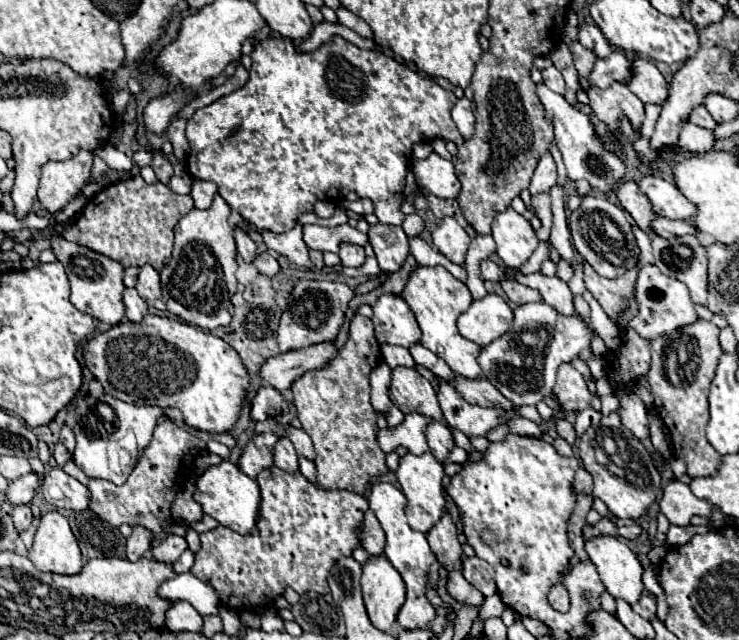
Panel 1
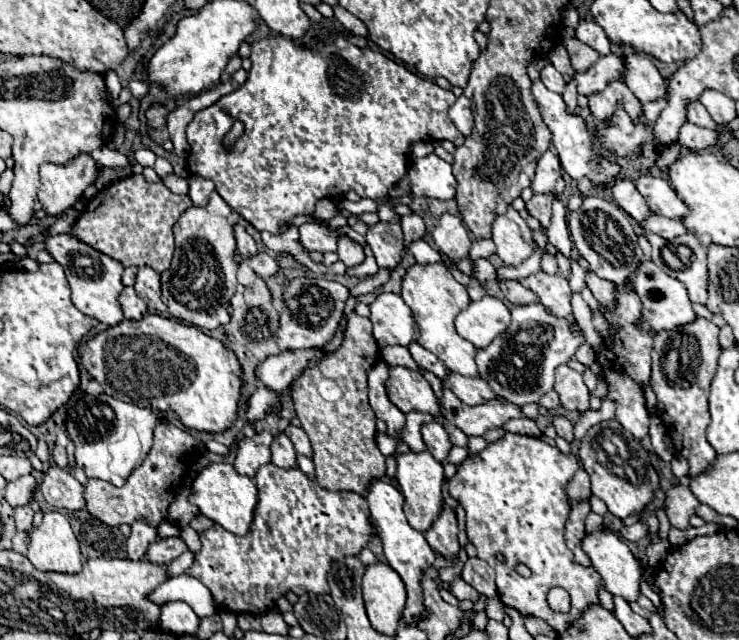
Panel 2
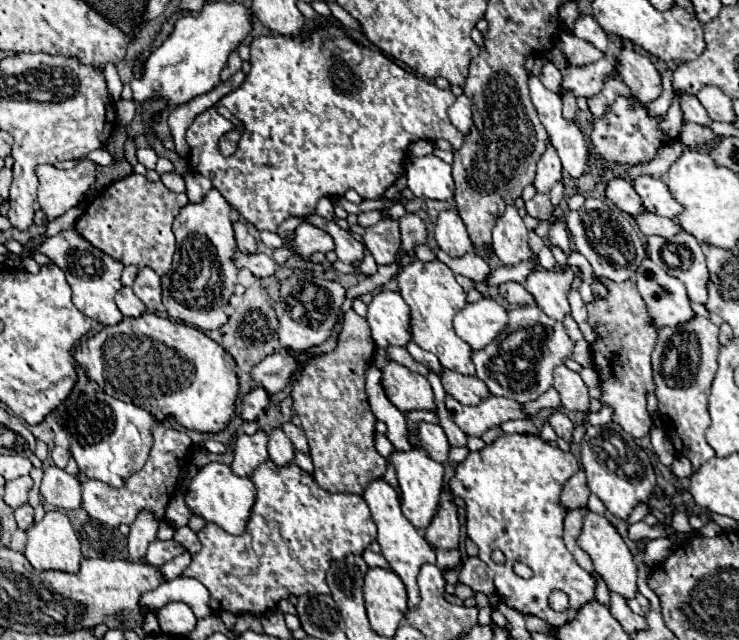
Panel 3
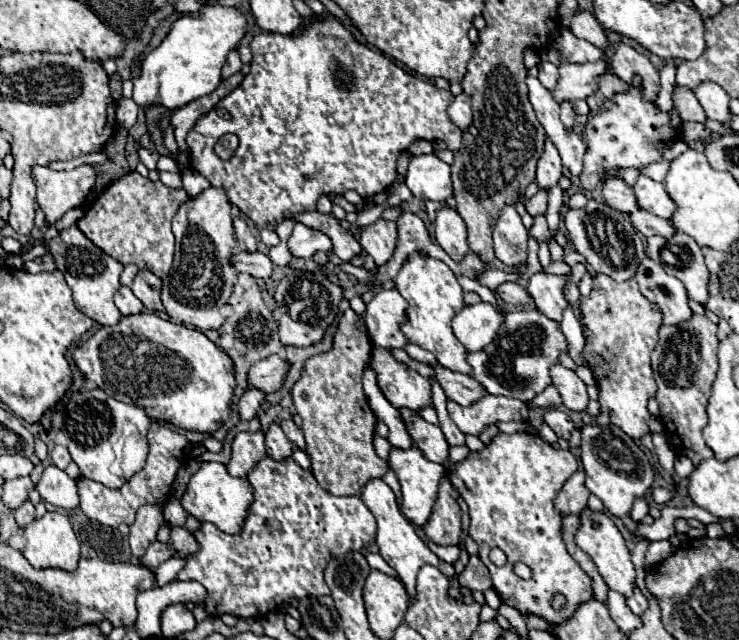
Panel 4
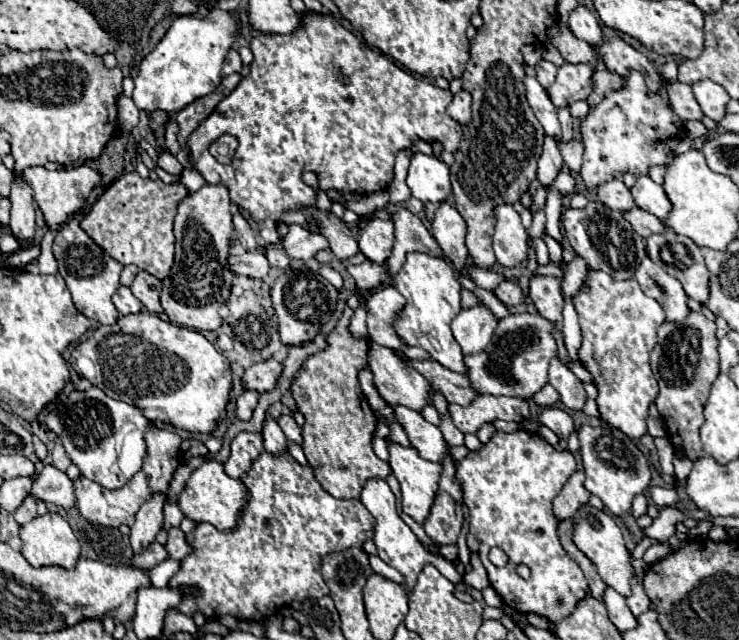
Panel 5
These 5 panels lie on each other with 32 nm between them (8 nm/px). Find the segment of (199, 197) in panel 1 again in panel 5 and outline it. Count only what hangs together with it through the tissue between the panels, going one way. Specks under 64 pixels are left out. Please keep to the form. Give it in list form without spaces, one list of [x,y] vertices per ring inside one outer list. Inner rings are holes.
[[[184,168],[180,180],[182,180],[182,184],[186,186],[188,192],[196,192],[196,190],[200,190],[202,186],[206,186],[206,180],[204,180],[194,168]]]

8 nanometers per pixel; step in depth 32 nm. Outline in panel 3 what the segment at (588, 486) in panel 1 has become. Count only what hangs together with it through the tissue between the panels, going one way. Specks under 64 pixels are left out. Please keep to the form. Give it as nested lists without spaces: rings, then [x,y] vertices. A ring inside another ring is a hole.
[[[582,468],[566,482],[564,486],[564,492],[562,492],[562,504],[572,510],[572,508],[578,508],[582,504],[588,502],[588,496],[590,496],[590,490],[588,490],[588,482],[586,482],[586,474],[582,472]]]

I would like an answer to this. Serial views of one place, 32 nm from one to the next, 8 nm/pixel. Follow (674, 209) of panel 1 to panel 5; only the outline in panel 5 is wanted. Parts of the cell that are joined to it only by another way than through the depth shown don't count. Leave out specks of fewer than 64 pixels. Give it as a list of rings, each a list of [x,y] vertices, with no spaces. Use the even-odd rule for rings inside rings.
[[[638,176],[634,188],[632,188],[632,196],[638,208],[658,216],[658,218],[666,218],[672,210],[672,202],[668,200],[664,186],[652,182],[648,176]]]

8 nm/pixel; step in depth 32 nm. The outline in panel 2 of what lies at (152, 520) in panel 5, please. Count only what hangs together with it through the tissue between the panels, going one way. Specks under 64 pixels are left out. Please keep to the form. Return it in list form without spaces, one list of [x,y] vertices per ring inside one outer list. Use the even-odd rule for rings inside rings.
[[[134,522],[132,534],[128,538],[128,558],[130,560],[142,560],[146,556],[146,550],[152,542],[156,542],[158,534],[150,524],[146,522]]]

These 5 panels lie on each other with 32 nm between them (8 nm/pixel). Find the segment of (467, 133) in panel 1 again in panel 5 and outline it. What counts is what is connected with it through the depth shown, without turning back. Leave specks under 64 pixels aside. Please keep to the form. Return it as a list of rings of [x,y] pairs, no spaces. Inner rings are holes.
[[[466,90],[458,92],[452,100],[452,104],[448,106],[448,114],[460,124],[460,126],[466,126],[470,120],[472,120],[472,112],[470,112],[470,104],[472,104],[472,98]]]

